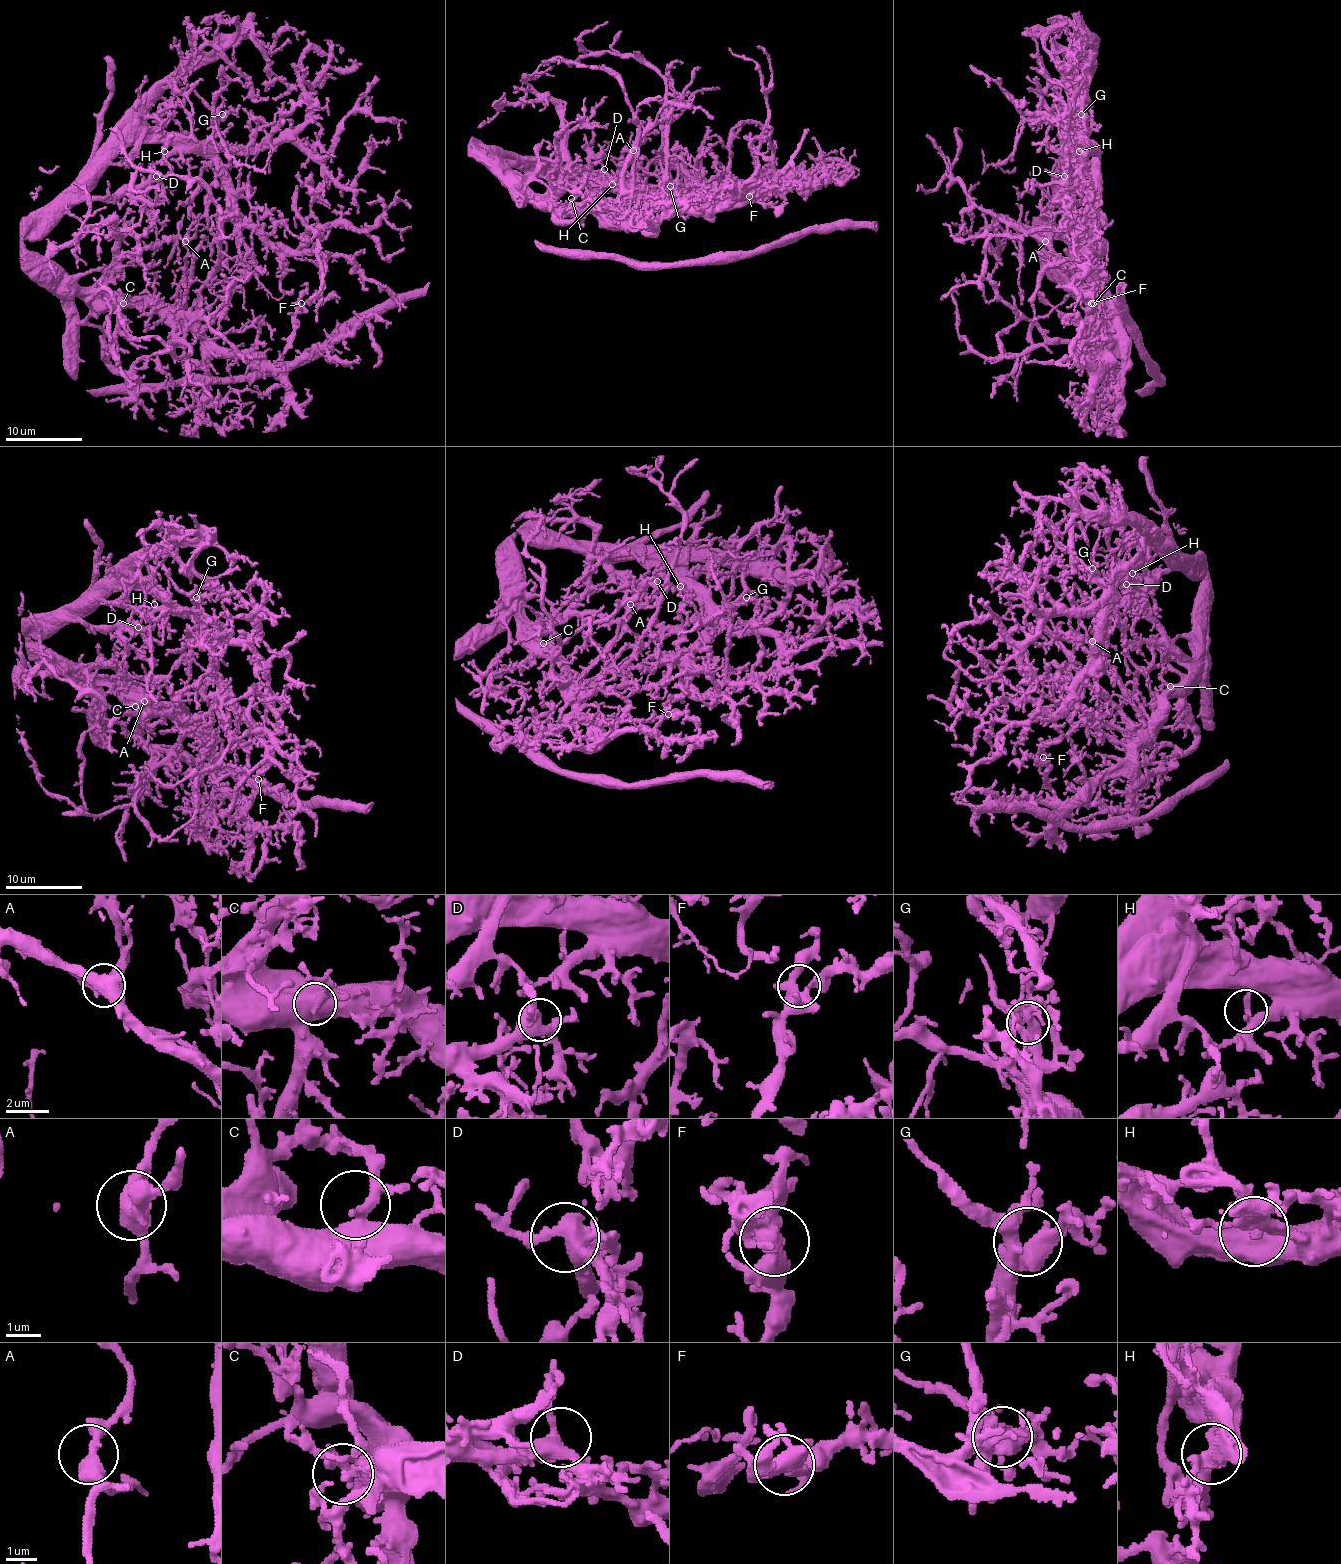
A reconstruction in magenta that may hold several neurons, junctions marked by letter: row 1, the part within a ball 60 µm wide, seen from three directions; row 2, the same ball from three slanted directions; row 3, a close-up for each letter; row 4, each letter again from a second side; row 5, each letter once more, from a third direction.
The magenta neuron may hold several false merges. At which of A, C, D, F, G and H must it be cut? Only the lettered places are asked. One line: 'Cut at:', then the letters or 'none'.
Cut at: none

